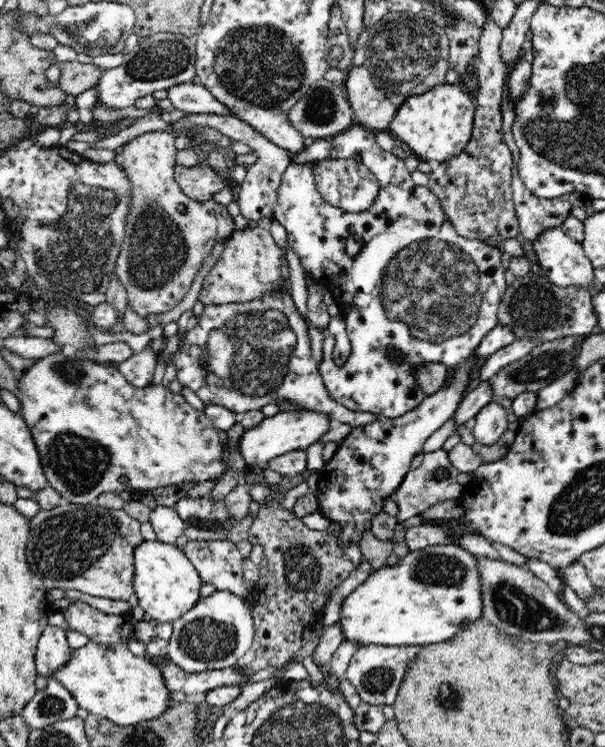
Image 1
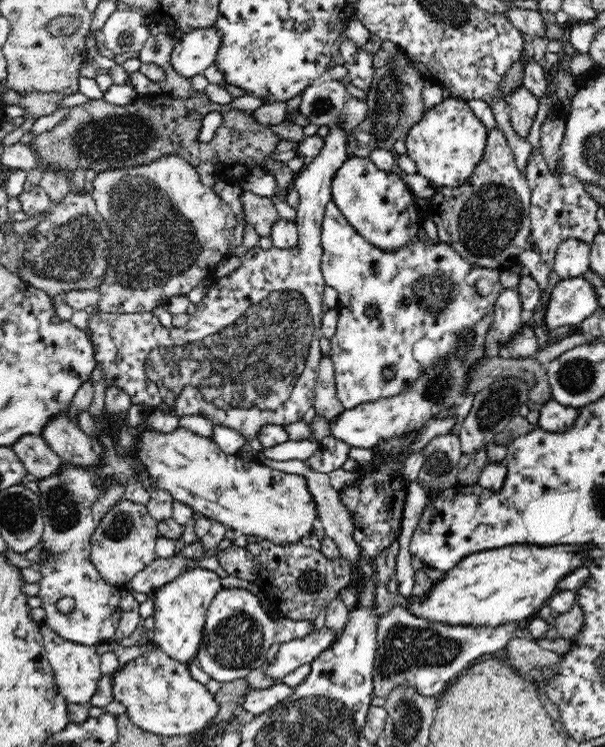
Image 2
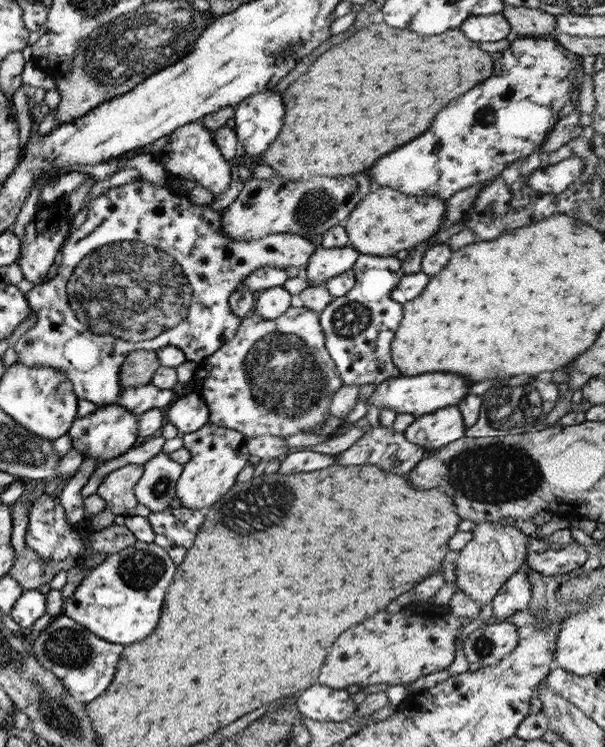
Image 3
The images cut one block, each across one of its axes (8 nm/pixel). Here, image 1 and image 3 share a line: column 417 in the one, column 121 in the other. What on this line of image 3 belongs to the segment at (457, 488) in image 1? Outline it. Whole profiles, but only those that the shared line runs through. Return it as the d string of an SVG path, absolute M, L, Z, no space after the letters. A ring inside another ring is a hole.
M128 464L113 472L107 482L100 485L98 495L116 516L133 516L138 506L135 487L143 476L143 466Z

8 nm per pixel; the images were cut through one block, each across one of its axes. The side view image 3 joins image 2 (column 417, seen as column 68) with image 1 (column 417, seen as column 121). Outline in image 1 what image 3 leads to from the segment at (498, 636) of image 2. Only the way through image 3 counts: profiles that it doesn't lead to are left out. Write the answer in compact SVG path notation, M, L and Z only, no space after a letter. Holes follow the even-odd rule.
M369 644L360 647L351 657L346 670L347 679L356 687L362 701L373 705L393 706L406 670L420 652L420 645L384 646Z

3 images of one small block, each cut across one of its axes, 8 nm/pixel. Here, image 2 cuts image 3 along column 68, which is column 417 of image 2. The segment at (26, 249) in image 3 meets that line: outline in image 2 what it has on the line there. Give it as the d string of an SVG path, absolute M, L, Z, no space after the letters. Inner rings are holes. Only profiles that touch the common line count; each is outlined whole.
M349 156L332 179L332 201L346 220L369 244L386 251L408 246L418 236L423 218L418 216L413 193L400 174L380 170L369 157Z

